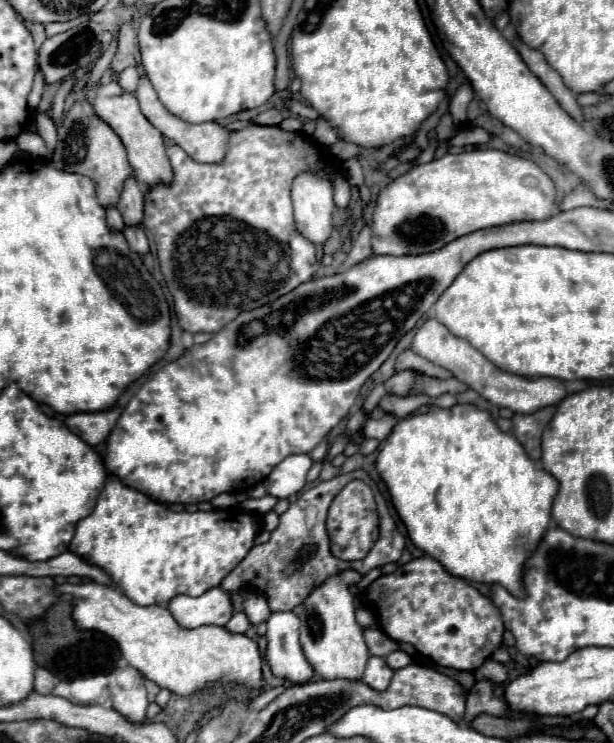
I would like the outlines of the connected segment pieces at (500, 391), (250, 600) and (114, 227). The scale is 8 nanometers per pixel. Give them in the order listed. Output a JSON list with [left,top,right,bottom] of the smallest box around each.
[[413,318,567,414],[243,590,271,626],[107,208,125,232]]

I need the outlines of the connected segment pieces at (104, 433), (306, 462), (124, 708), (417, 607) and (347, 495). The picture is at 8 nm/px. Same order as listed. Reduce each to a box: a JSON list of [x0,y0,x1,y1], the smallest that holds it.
[[65,406,121,446],[265,454,313,498],[109,666,149,722],[365,558,503,670],[327,480,379,561]]

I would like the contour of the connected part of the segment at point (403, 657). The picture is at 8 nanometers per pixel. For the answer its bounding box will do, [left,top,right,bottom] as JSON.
[385,650,413,670]

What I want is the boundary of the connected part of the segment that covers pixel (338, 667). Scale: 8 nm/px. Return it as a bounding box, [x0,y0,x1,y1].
[299,570,369,678]

